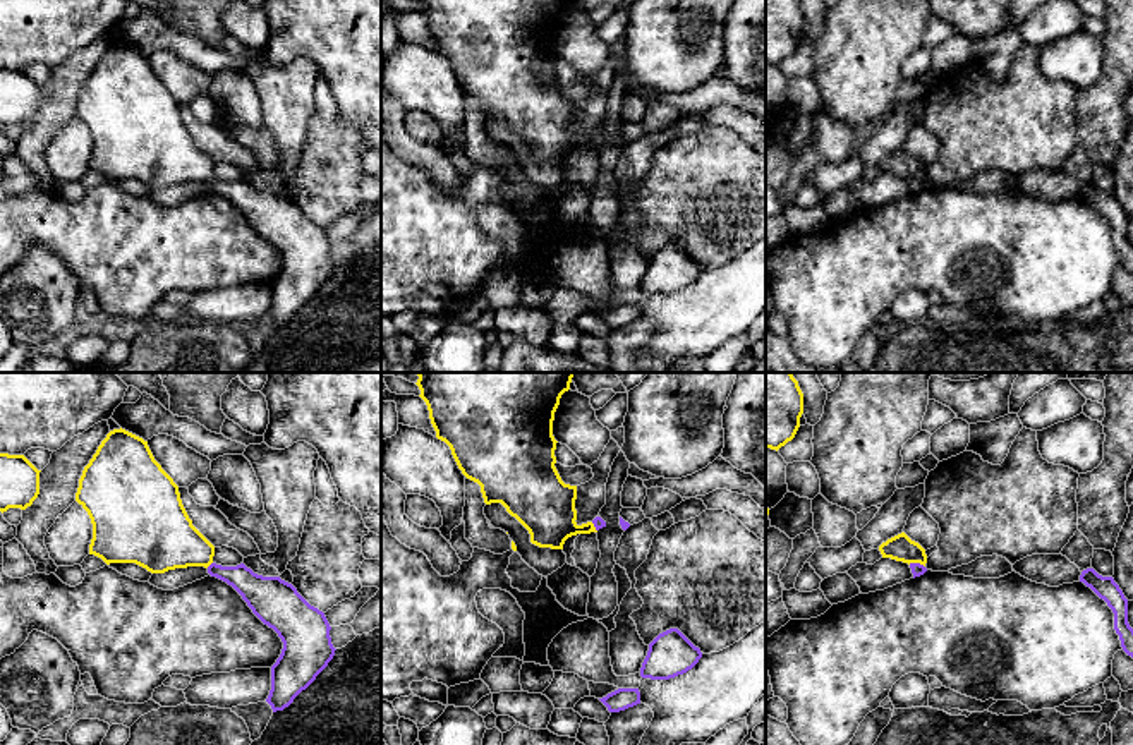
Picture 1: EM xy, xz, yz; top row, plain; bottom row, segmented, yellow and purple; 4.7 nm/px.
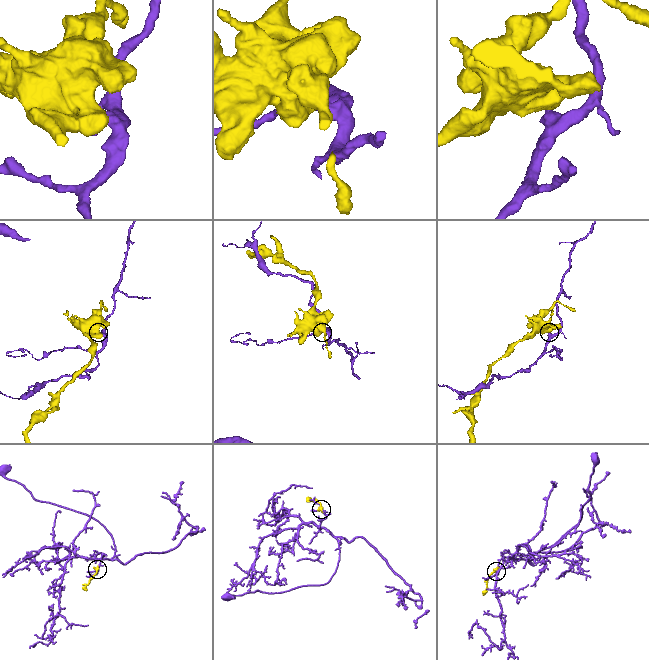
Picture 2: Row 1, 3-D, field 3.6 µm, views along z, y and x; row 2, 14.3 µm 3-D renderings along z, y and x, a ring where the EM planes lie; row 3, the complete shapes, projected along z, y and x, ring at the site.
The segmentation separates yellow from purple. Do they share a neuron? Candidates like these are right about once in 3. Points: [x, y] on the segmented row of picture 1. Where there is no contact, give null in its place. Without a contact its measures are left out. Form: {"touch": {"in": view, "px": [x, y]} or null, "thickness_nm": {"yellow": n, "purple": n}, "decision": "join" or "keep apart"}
{"touch": {"in": "yz", "px": [917, 562]}, "thickness_nm": {"yellow": 120, "purple": 60}, "decision": "keep apart"}

